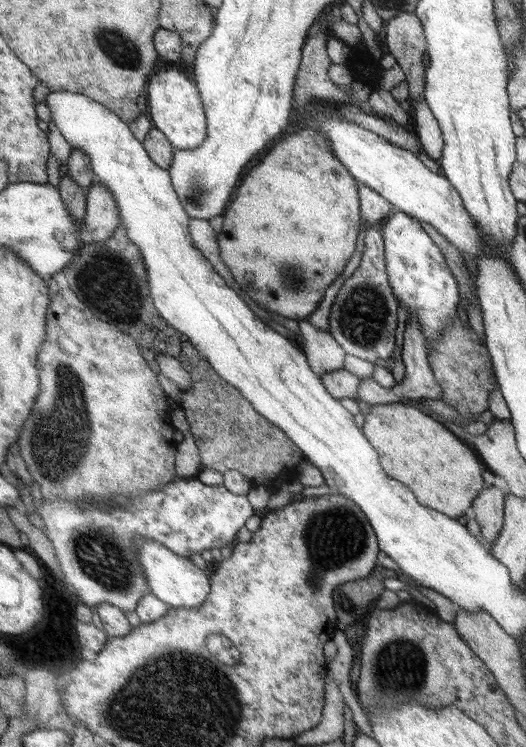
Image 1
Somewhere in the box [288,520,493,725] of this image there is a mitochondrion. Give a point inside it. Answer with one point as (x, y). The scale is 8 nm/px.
(403, 670)

